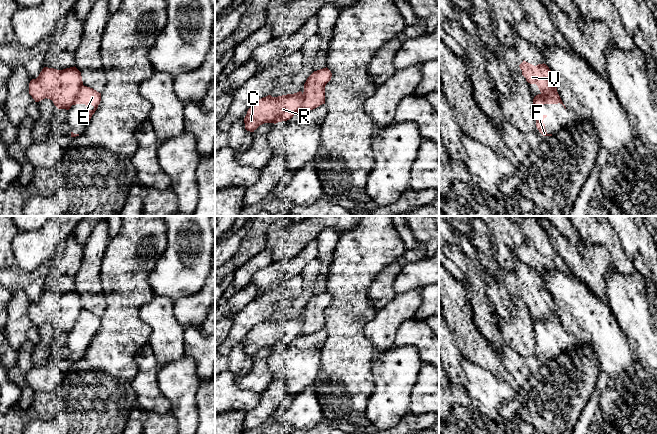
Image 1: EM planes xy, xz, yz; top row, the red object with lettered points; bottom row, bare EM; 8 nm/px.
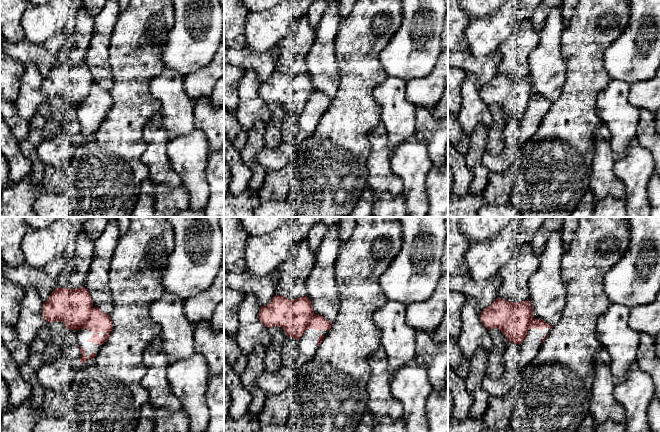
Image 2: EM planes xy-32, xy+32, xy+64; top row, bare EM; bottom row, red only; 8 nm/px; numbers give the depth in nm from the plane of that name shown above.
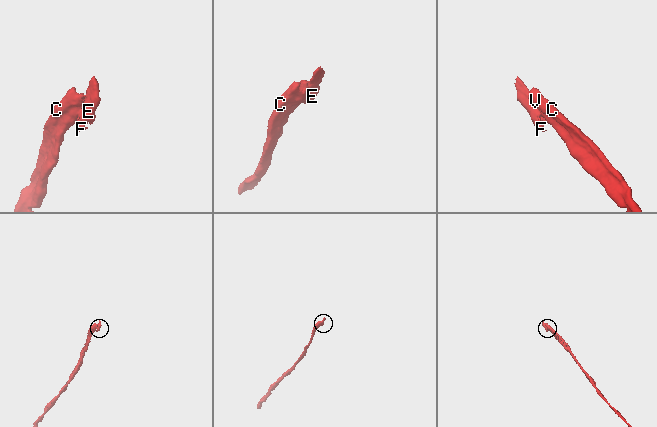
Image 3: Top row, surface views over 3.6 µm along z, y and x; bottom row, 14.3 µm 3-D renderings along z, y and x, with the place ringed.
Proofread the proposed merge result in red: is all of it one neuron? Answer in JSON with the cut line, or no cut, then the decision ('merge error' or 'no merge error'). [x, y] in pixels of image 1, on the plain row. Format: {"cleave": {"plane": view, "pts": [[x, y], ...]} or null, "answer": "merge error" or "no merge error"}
{"cleave": {"plane": "xy", "pts": [[83, 309], [72, 328]]}, "answer": "merge error"}

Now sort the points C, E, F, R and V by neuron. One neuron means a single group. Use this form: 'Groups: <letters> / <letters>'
Groups: C R V / E F

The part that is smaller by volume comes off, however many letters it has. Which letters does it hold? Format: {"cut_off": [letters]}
{"cut_off": ["E", "F"]}

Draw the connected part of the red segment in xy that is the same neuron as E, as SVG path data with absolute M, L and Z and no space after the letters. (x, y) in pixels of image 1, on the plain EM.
M82 310L73 326L73 329L76 328L85 328L86 330L93 330L93 334L84 333L84 341L87 346L90 345L92 339L95 337L95 335L98 332L98 329L101 325L101 317L97 316L93 312Z

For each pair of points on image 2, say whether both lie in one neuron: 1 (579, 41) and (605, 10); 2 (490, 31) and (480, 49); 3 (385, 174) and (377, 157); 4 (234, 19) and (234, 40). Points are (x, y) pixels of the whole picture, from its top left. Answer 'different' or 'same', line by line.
1: same
2: same
3: same
4: same

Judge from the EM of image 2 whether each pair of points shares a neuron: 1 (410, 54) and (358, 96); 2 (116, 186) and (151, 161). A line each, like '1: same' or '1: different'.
1: different
2: different

